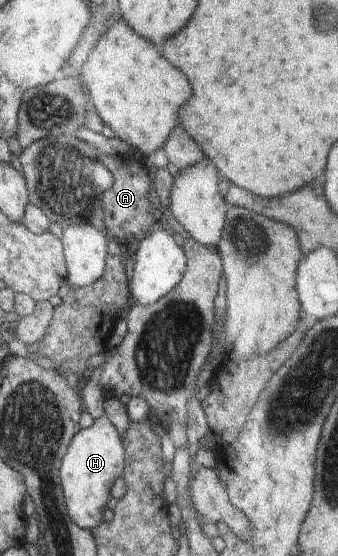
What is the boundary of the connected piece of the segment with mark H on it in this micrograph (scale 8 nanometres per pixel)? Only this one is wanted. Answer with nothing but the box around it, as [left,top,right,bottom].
[60,415,125,530]

